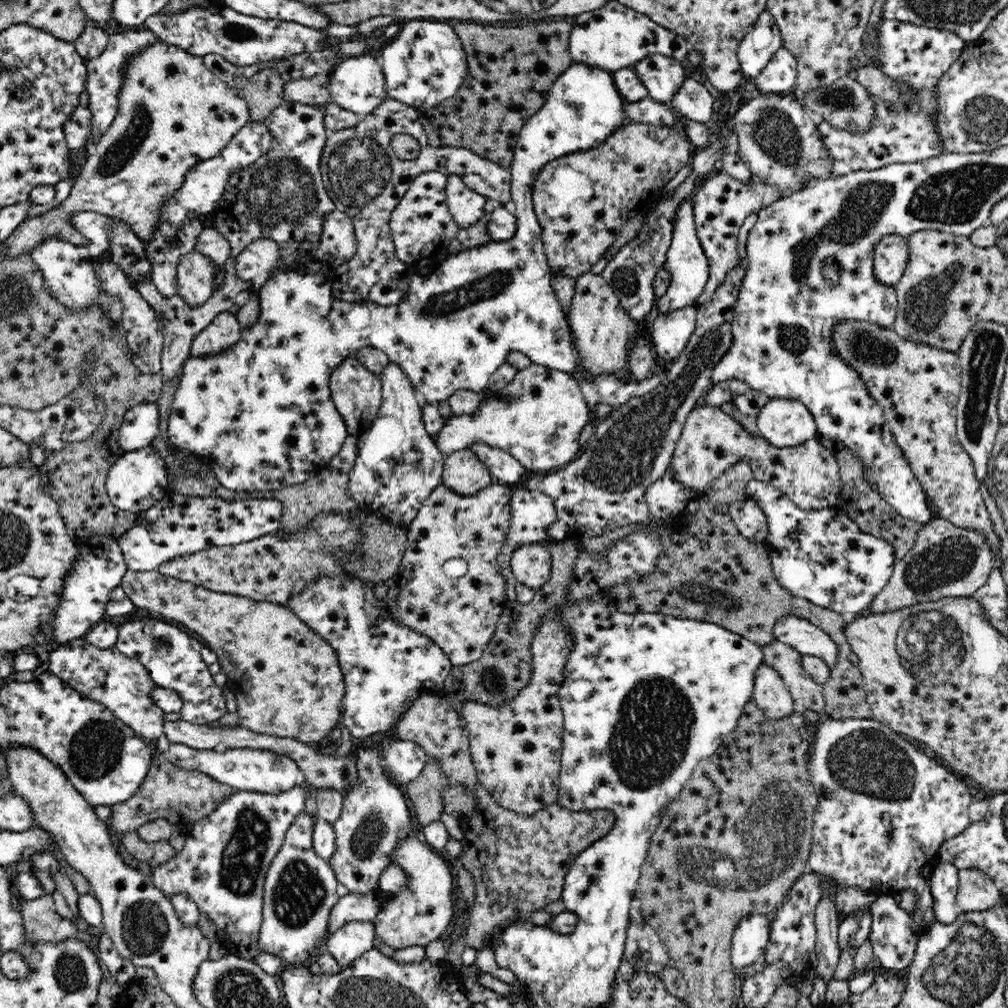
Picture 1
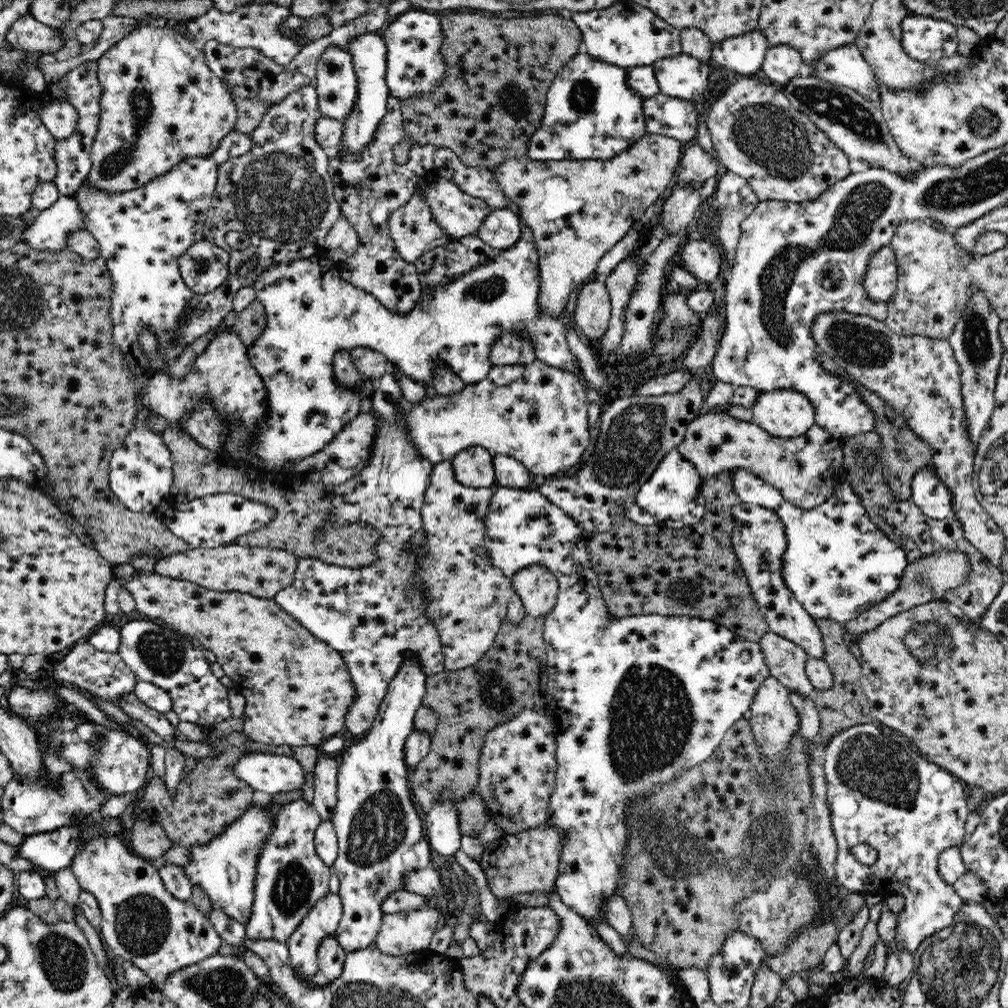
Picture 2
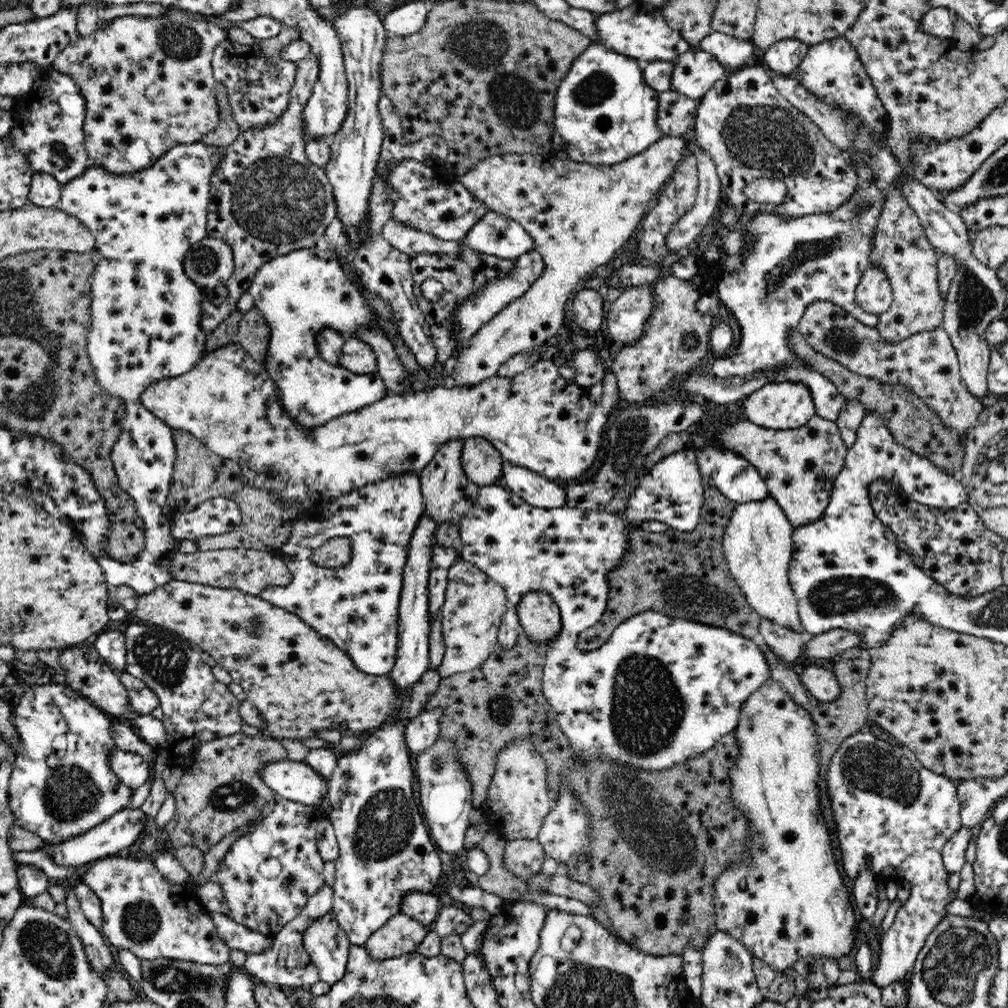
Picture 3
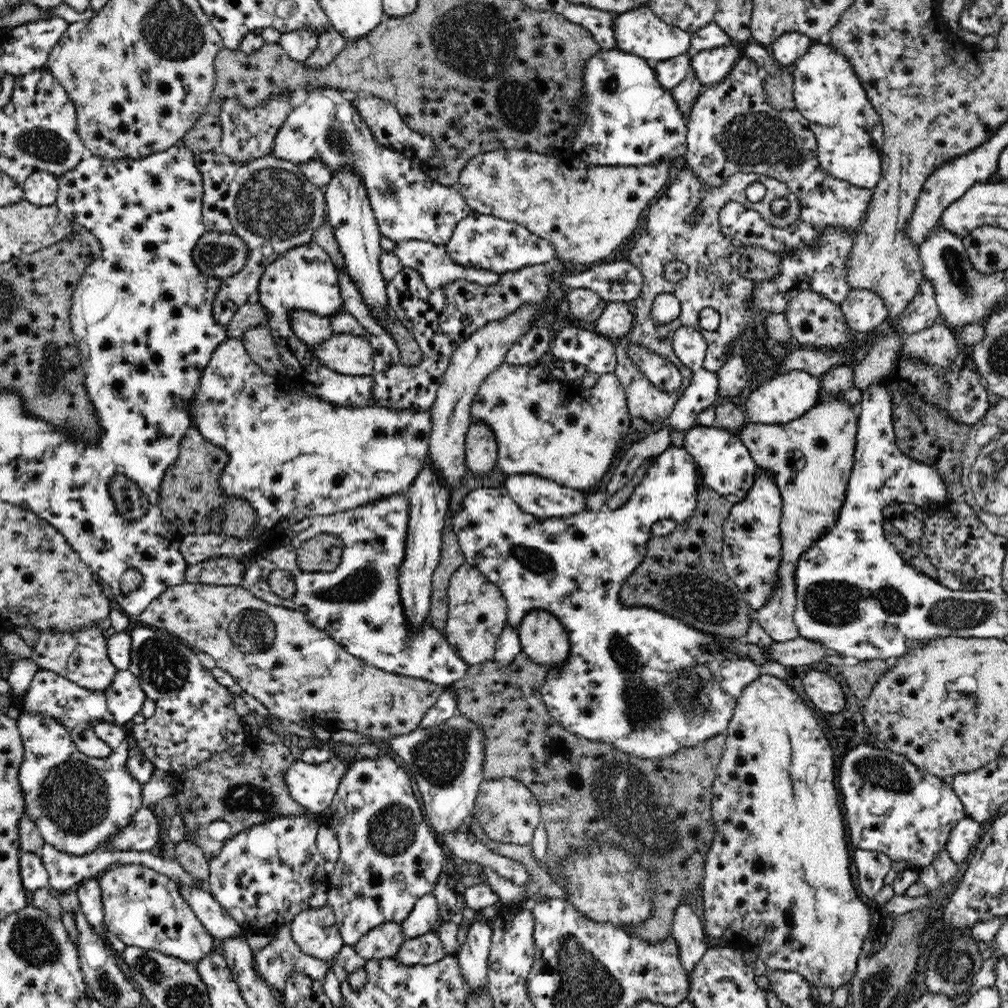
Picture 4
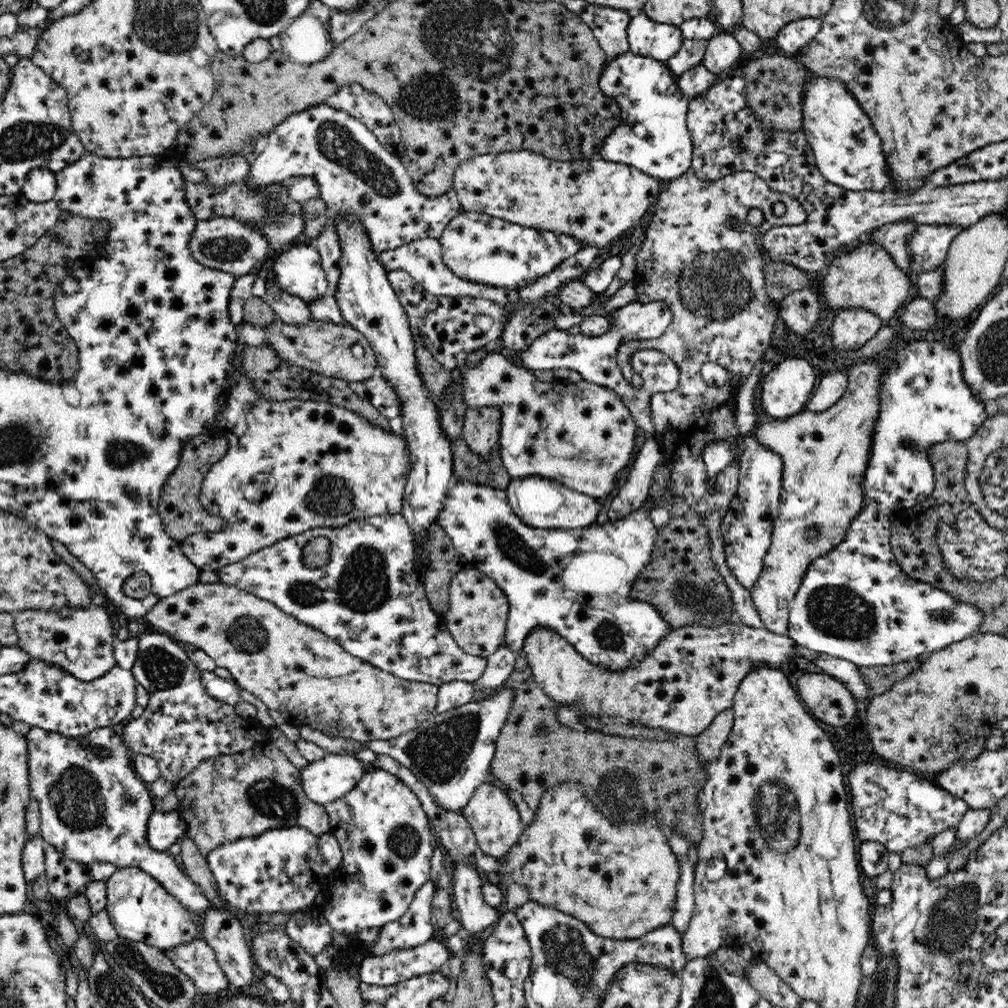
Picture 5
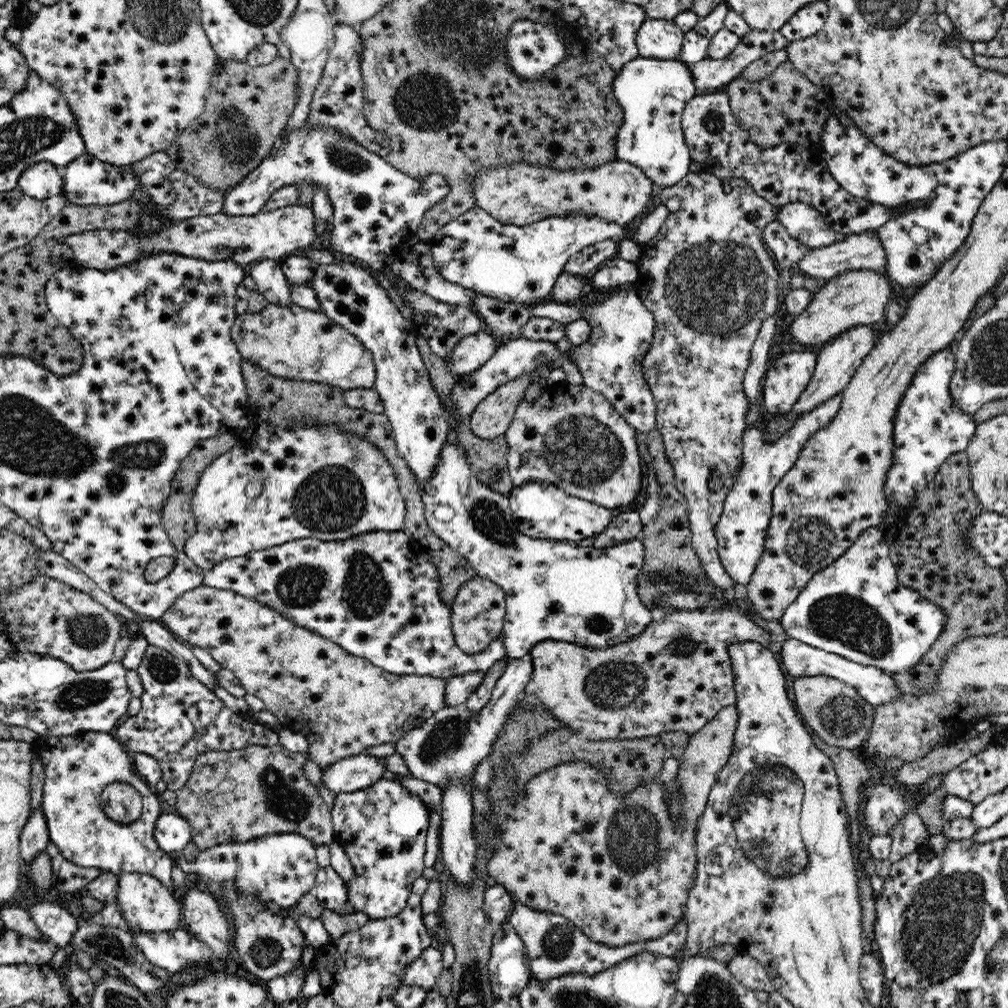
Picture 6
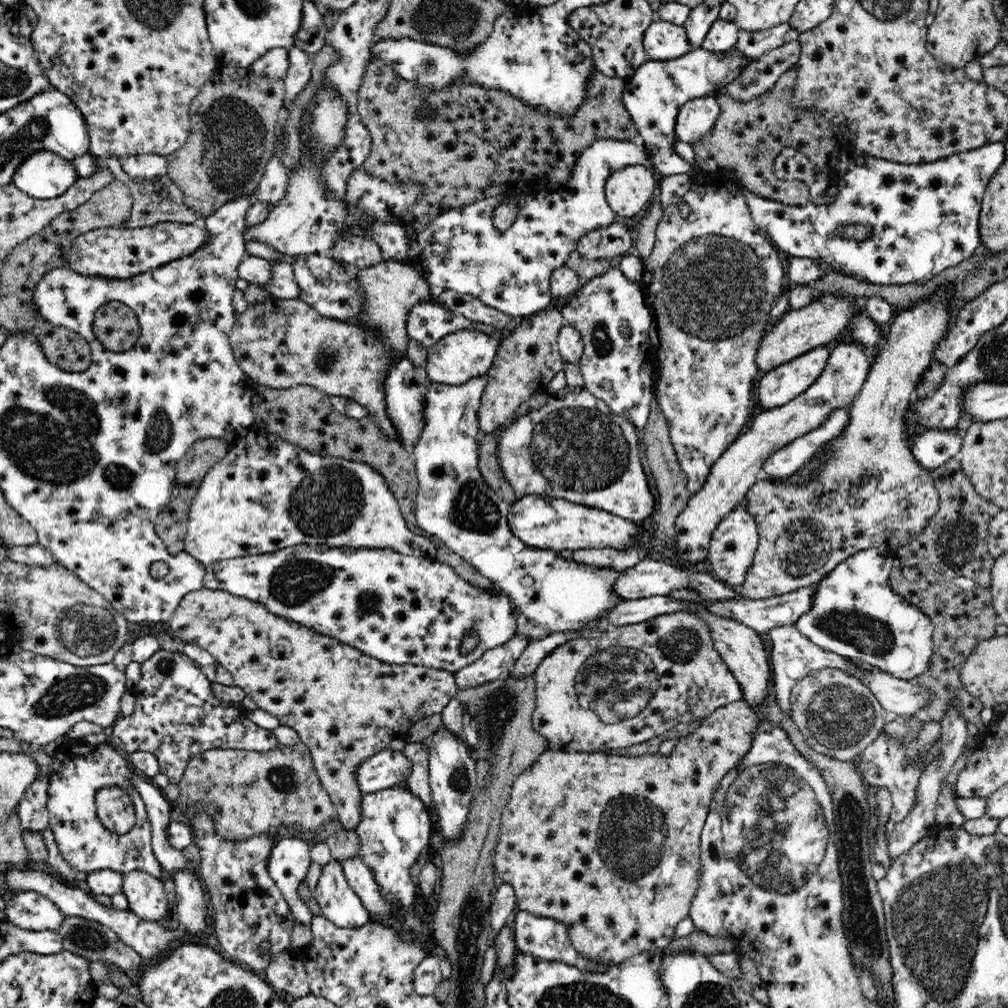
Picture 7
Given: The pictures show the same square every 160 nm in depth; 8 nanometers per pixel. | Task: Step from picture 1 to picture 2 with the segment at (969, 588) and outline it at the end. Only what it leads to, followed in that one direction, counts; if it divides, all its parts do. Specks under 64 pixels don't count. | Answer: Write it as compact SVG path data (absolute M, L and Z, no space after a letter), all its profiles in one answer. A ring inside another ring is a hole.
M934 551L927 555L921 554L916 560L908 561L898 588L895 588L894 592L891 592L878 604L872 605L870 610L862 612L857 619L844 623L844 631L846 631L849 642L851 644L857 642L857 638L862 633L874 630L879 624L900 612L908 611L920 604L927 604L936 598L943 598L946 590L962 586L966 582L968 574L970 574L970 563L968 563L968 555L964 551Z

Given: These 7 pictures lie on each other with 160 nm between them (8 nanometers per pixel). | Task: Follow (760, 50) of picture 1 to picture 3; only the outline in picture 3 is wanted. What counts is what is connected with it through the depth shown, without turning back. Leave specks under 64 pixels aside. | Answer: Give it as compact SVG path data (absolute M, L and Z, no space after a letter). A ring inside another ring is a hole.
M713 31L706 39L700 41L698 48L712 54L726 72L734 72L760 62L760 52L750 38L739 40Z

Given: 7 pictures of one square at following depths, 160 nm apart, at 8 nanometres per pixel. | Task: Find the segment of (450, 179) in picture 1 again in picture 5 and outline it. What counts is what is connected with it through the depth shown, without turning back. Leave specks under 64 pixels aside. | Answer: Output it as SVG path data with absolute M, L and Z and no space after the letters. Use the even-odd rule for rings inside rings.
M324 104L308 107L302 112L291 114L267 137L266 148L255 157L250 166L250 172L244 179L248 187L257 189L272 183L288 181L293 176L314 177L320 189L318 196L326 203L330 214L338 213L346 217L348 215L356 217L358 223L366 229L366 235L378 258L382 251L398 248L413 240L439 239L448 222L462 211L461 202L454 189L438 197L422 195L416 189L416 183L410 177L408 169L402 165L400 157L385 149L378 138L375 138L360 120L344 110L334 109Z

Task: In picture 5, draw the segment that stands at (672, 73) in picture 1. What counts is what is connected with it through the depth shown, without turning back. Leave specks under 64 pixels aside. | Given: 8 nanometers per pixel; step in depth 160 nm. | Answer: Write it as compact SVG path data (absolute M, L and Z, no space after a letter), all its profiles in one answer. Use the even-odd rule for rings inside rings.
M725 31L708 41L705 51L701 64L708 68L708 71L720 77L730 73L744 54L738 40Z

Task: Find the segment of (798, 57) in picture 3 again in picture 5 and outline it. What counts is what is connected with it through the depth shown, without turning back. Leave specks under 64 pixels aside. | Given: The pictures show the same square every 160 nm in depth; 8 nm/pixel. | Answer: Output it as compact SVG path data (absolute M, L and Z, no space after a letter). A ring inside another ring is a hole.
M806 18L786 24L775 37L775 44L784 52L784 57L796 57L808 46L808 42L818 35L822 24L823 19L816 18Z

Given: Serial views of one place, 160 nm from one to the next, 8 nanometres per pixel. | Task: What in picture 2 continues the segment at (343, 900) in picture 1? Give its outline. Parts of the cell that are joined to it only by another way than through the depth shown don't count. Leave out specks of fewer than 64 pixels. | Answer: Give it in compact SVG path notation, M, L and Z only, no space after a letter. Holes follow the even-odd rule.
M338 893L326 894L310 909L287 940L293 970L299 978L310 980L319 971L318 946L324 936L333 934L342 918L342 899Z

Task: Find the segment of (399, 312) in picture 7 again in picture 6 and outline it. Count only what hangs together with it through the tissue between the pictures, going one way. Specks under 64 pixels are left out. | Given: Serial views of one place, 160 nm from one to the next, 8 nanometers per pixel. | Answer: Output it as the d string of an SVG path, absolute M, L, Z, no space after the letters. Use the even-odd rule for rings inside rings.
M268 303L260 312L237 315L231 337L242 358L276 377L324 383L344 391L375 386L372 353L358 337L330 320L324 312L308 310L296 303L288 306Z

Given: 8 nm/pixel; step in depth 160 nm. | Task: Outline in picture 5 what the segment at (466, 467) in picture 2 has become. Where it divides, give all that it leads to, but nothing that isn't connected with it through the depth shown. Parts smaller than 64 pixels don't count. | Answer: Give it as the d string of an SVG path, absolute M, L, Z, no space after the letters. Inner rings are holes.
M495 406L467 408L464 414L463 439L478 456L488 456L499 444L501 410Z

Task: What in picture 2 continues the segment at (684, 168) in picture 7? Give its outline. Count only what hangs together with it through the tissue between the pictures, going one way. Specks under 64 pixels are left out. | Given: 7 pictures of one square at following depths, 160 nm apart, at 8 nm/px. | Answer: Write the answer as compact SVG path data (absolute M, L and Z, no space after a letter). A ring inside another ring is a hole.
M584 52L574 56L557 74L546 93L542 124L530 137L525 156L530 160L606 160L613 159L634 142L642 140L647 133L642 112L644 98L626 84L627 74L628 70L598 61Z

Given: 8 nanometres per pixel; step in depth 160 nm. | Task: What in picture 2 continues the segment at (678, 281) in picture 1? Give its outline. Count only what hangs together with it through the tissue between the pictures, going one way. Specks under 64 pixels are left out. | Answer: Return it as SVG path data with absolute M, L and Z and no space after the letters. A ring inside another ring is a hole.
M684 240L677 260L683 262L684 271L694 275L700 282L714 282L720 272L725 271L725 260L722 252L702 240Z

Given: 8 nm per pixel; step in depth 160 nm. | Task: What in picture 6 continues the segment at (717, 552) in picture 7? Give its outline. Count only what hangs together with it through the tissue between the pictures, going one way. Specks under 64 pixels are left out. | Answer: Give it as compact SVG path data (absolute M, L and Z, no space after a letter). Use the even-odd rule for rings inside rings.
M835 394L813 408L813 411L800 415L793 427L777 441L766 441L760 428L752 427L744 431L740 474L726 498L721 518L716 524L718 555L733 581L744 585L750 582L765 550L767 530L773 516L771 507L774 488L794 466L808 438L818 429L824 428L838 414L843 395Z

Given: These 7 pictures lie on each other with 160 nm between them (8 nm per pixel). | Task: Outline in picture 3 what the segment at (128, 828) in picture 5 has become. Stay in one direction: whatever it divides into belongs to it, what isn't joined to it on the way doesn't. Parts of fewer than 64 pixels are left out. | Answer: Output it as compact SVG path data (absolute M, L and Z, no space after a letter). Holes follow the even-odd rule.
M51 682L31 685L13 712L12 722L18 729L21 747L9 778L9 807L16 825L34 833L46 843L60 844L128 807L132 790L112 772L108 761L110 754L118 748L110 731L110 723L115 720L113 717L68 684ZM212 912L210 918L214 921L220 939L231 949L245 952L248 956L264 953L272 946L273 936L252 931L242 924L238 924L231 916Z

